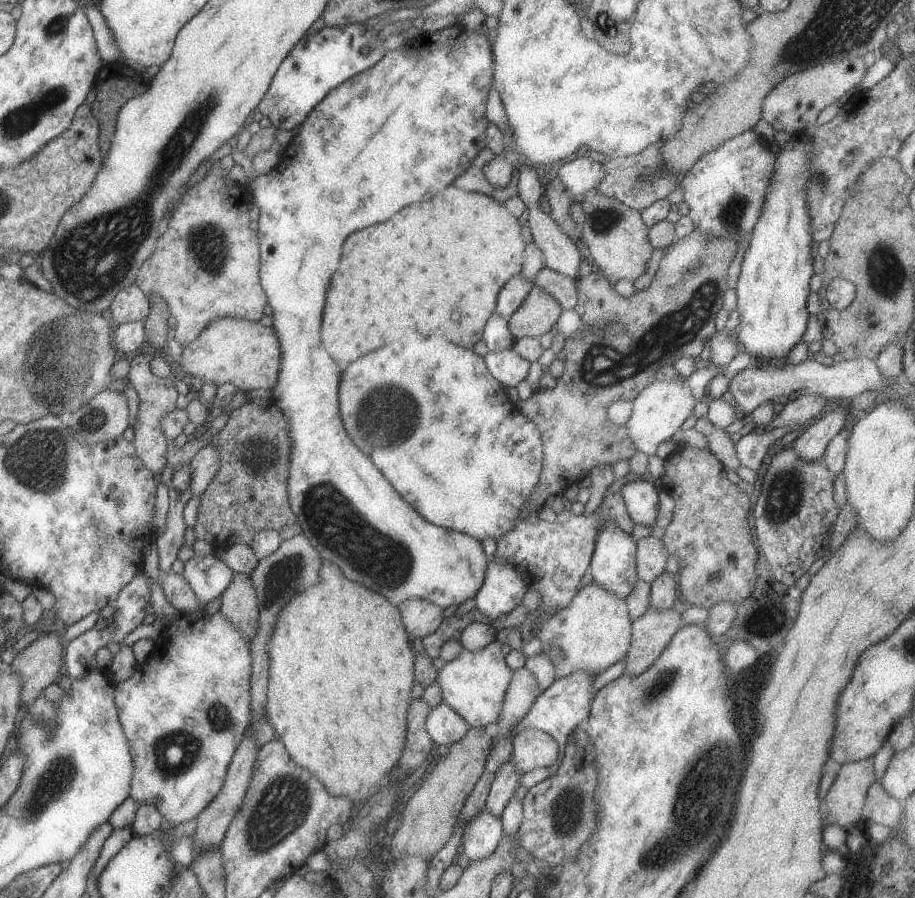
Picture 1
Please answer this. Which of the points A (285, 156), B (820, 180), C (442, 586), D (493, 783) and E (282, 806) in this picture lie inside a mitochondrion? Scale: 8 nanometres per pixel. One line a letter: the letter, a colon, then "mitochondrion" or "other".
A: other
B: mitochondrion
C: other
D: other
E: mitochondrion

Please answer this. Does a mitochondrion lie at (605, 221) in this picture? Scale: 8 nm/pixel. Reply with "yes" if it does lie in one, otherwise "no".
yes

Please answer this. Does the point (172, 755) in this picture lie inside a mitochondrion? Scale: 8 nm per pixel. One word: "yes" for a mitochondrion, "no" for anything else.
yes

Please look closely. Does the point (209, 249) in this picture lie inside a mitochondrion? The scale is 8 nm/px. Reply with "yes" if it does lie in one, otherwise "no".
yes

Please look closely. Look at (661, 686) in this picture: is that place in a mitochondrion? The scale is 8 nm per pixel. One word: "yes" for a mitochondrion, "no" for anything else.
yes

